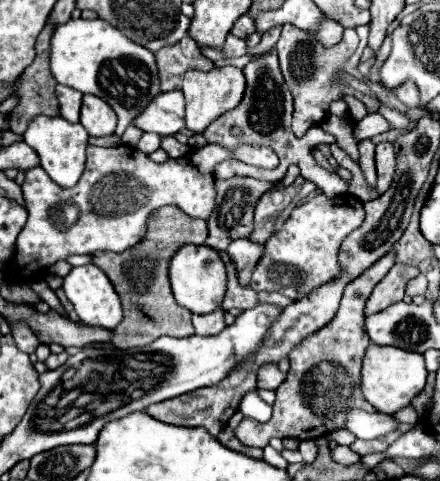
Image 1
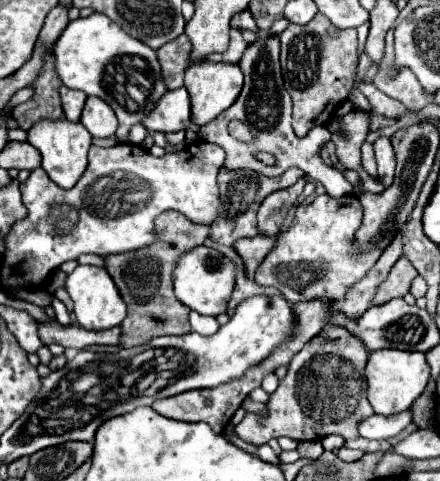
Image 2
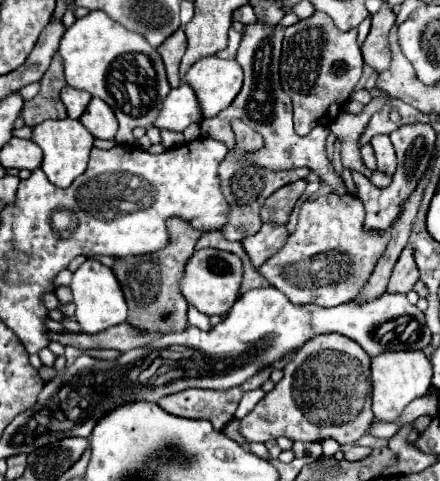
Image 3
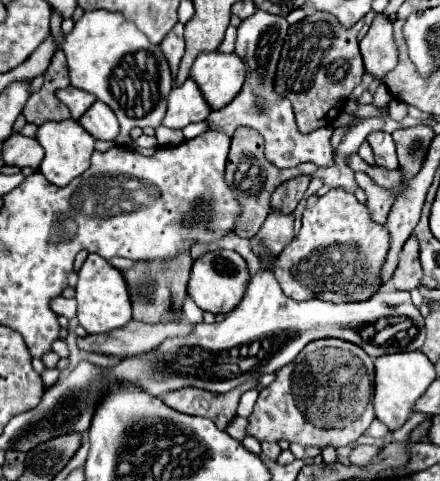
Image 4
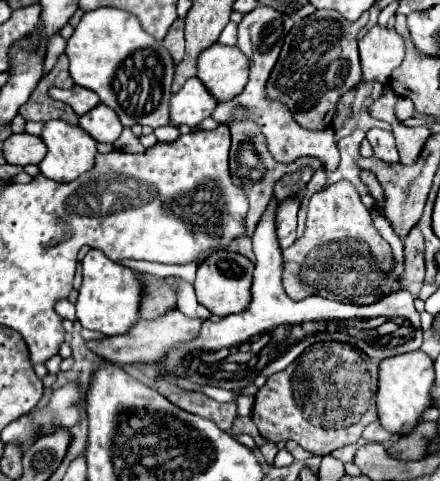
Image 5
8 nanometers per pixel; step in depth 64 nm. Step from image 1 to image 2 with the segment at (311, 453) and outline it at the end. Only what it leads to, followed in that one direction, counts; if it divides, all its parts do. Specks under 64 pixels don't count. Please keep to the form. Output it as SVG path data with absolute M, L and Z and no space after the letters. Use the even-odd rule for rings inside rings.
M314 440L314 442L300 442L298 444L298 452L300 452L302 458L316 460L324 452L324 448L322 448L322 444L318 440Z

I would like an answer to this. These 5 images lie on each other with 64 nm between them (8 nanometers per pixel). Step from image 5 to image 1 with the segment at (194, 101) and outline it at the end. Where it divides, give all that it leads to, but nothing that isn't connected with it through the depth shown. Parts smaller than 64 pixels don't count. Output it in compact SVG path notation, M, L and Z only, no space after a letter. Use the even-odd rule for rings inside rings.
M178 90L158 94L148 108L144 108L132 124L142 132L160 136L174 136L184 128L184 96Z

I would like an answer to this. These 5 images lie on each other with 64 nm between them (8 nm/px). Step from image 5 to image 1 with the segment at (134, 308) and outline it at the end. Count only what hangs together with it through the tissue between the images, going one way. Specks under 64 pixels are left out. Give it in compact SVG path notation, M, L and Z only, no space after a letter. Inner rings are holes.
M94 264L72 268L70 274L62 282L62 290L64 290L66 298L74 304L74 310L76 310L80 322L84 322L86 326L100 326L100 328L112 330L112 328L116 328L116 324L120 324L120 320L122 320L120 298L116 296L116 290L112 288L112 282L108 280L108 276L104 276L104 272L100 268L96 268Z

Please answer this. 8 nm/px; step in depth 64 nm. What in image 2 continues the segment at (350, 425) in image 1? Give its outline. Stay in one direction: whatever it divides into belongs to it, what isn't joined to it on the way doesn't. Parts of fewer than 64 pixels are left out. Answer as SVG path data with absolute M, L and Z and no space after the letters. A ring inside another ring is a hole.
M400 412L394 416L368 416L358 422L358 434L368 440L388 440L400 434L412 422L412 412Z

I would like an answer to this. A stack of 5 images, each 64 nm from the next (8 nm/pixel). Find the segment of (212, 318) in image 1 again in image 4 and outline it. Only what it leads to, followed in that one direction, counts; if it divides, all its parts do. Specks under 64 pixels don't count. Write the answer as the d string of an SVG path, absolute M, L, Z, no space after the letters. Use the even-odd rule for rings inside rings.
M187 295L184 301L184 318L186 318L188 322L192 322L192 324L202 324L202 322L204 322L202 314L204 314L204 312L202 312L190 296Z

